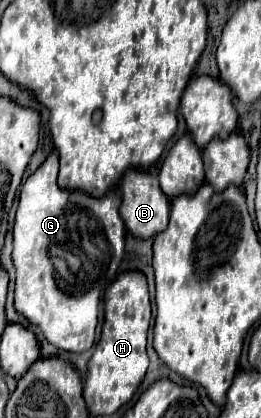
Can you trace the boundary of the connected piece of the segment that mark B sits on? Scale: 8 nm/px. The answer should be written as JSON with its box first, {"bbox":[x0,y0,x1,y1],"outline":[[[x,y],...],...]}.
{"bbox":[120,169,170,239],"outline":[[[132,169],[124,175],[122,179],[122,205],[120,205],[120,217],[126,225],[126,229],[136,237],[136,239],[150,239],[156,233],[164,231],[168,227],[168,213],[170,213],[170,201],[164,197],[160,191],[160,185],[156,177]]]}

